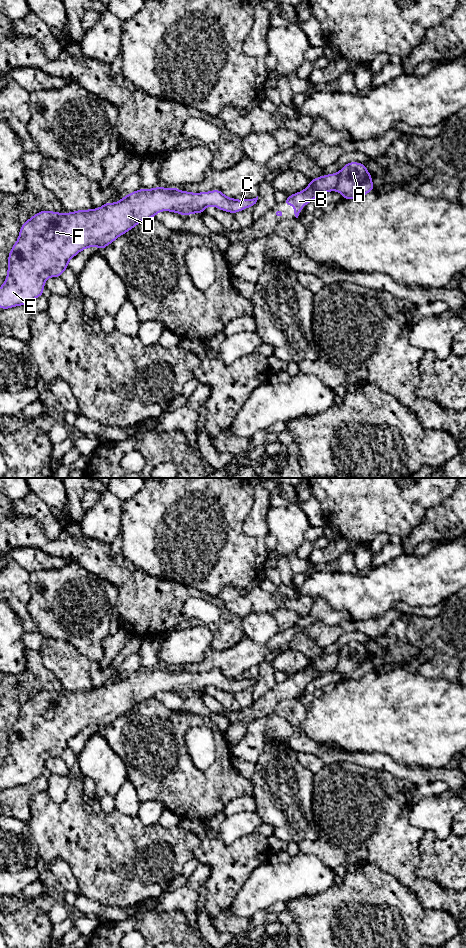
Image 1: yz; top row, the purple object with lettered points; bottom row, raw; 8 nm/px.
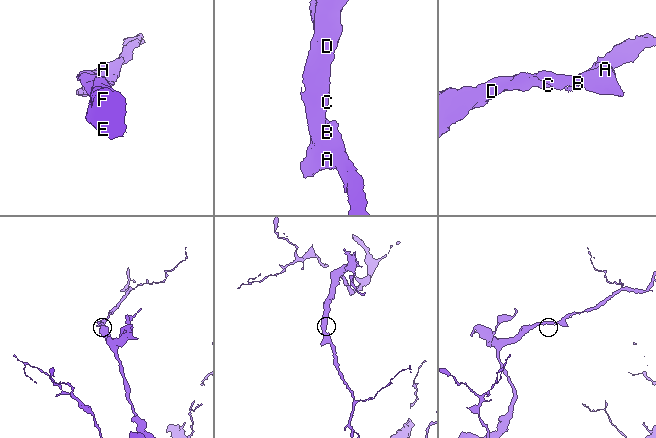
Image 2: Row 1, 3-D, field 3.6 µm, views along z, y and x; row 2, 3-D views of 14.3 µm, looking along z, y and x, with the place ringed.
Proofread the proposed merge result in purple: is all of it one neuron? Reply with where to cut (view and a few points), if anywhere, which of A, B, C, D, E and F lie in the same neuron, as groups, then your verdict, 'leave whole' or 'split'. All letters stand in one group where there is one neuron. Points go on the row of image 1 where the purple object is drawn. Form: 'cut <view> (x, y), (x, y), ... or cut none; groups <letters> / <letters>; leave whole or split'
cut yz (338, 173), (338, 181), (332, 189); groups A C D E F / B; split

